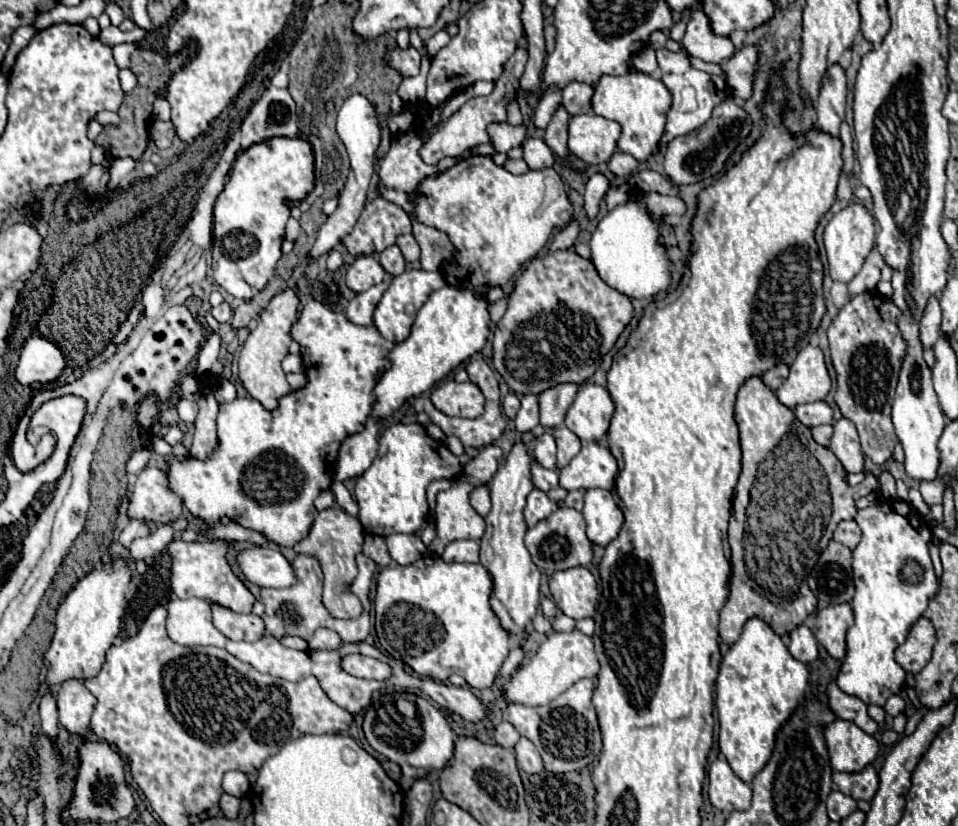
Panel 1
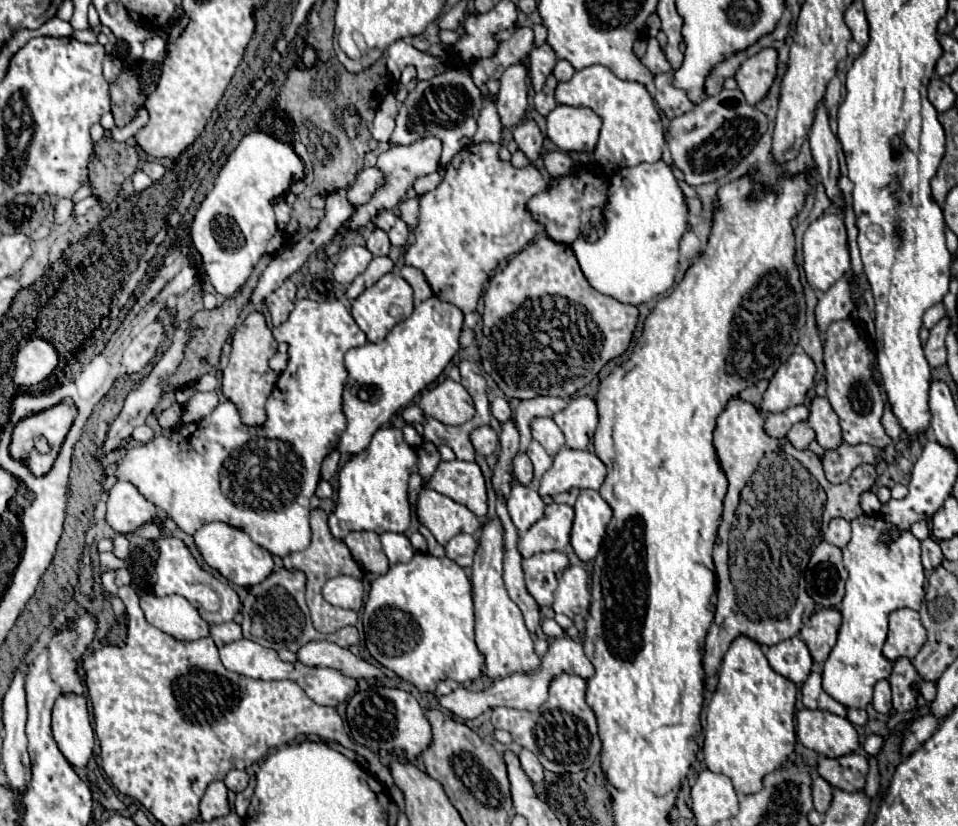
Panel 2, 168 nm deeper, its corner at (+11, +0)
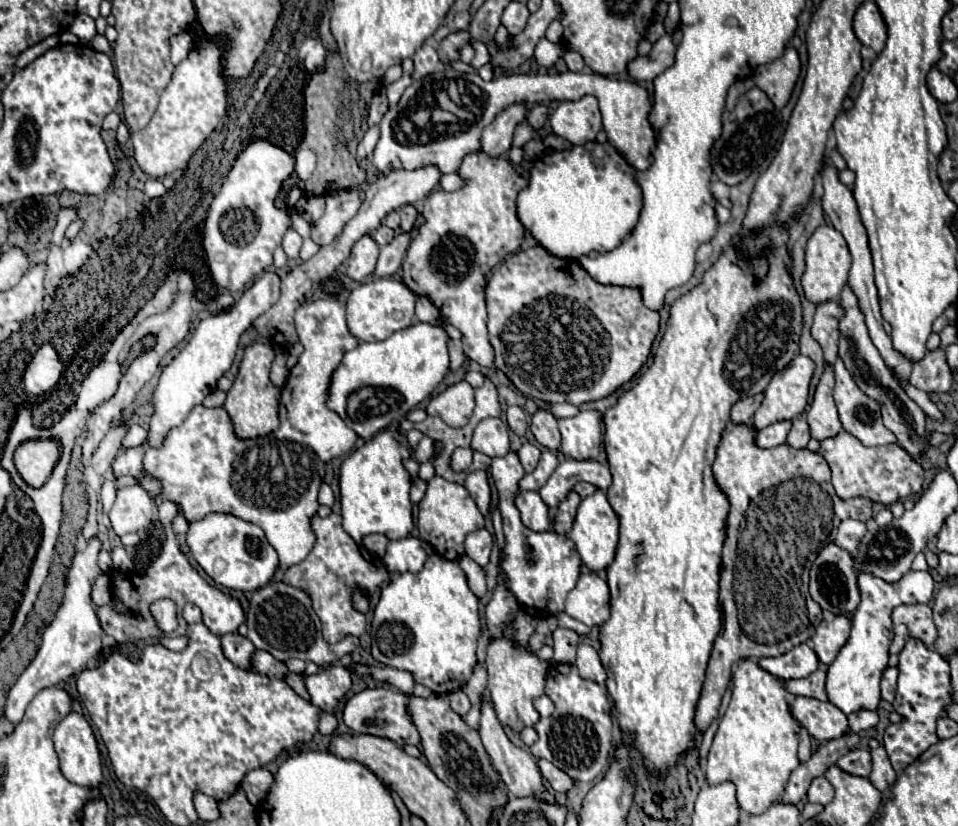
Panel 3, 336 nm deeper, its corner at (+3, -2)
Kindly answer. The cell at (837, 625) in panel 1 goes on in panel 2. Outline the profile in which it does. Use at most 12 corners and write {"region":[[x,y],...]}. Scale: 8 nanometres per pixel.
{"region":[[821,609],[799,637],[815,663],[829,657],[841,627],[837,609]]}

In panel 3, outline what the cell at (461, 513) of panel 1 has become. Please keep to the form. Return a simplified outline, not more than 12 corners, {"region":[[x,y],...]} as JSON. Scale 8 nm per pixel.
{"region":[[439,475],[419,503],[419,537],[445,559],[485,525],[459,483]]}

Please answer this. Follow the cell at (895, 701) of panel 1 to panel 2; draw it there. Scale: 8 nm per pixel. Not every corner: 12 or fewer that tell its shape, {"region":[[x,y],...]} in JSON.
{"region":[[877,681],[873,707],[877,713],[891,711],[889,681]]}

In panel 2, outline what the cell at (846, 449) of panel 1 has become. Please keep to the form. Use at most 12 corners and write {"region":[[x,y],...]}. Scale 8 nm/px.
{"region":[[811,397],[807,425],[823,449],[841,445],[827,397]]}

